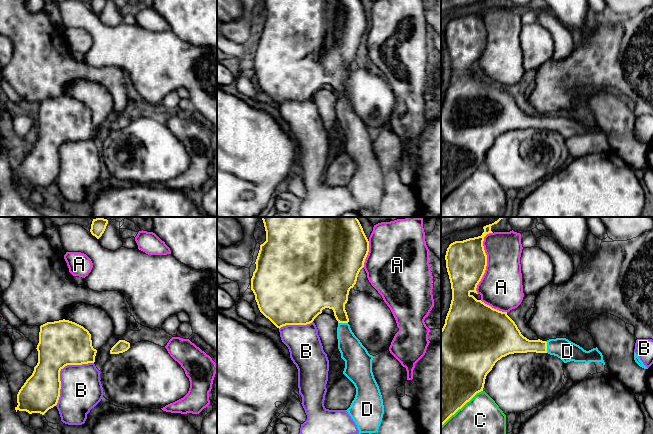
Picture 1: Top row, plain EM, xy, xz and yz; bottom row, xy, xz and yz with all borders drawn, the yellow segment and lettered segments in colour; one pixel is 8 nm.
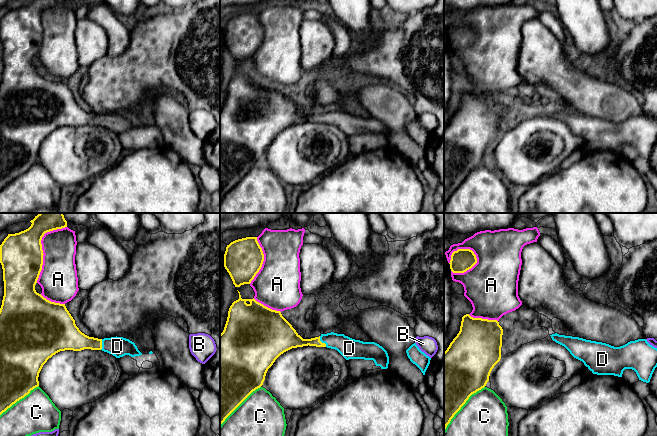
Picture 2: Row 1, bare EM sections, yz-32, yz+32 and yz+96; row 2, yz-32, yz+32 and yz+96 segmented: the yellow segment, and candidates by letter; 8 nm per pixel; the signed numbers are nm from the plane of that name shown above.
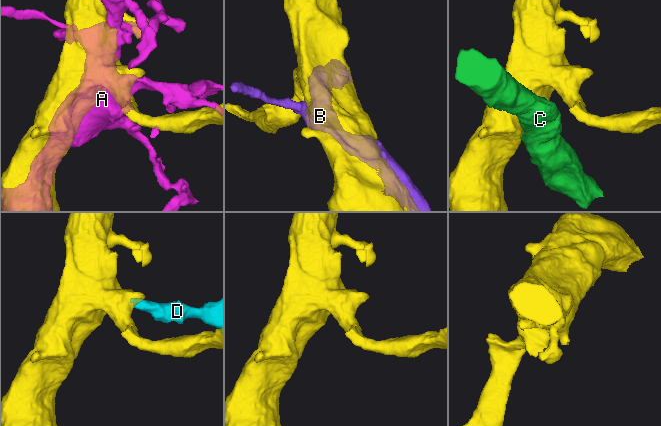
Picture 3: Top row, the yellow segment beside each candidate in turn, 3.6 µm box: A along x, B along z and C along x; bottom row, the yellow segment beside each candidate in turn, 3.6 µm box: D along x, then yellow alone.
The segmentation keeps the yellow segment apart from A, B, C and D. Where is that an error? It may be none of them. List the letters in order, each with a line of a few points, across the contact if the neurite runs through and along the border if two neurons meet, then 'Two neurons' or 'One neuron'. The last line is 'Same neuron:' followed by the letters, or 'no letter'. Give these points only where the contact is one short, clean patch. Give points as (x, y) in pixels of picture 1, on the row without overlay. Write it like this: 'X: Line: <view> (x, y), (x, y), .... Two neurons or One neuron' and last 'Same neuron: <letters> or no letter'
A: Two neurons
B: Two neurons
C: Two neurons
D: Line: yz (516, 119), (546, 123), (561, 123), (567, 127). One neuron
Same neuron: D

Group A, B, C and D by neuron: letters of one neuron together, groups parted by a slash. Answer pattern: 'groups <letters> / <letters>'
groups A / B / C / D

